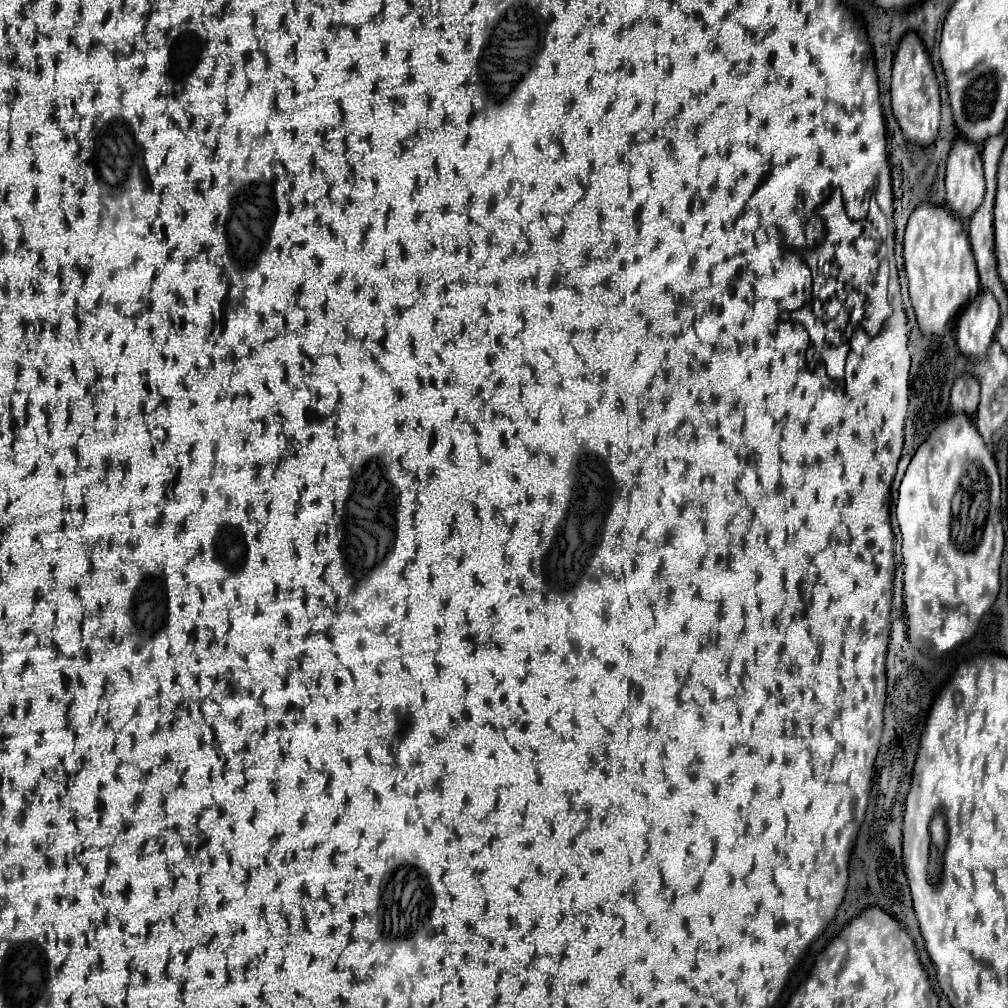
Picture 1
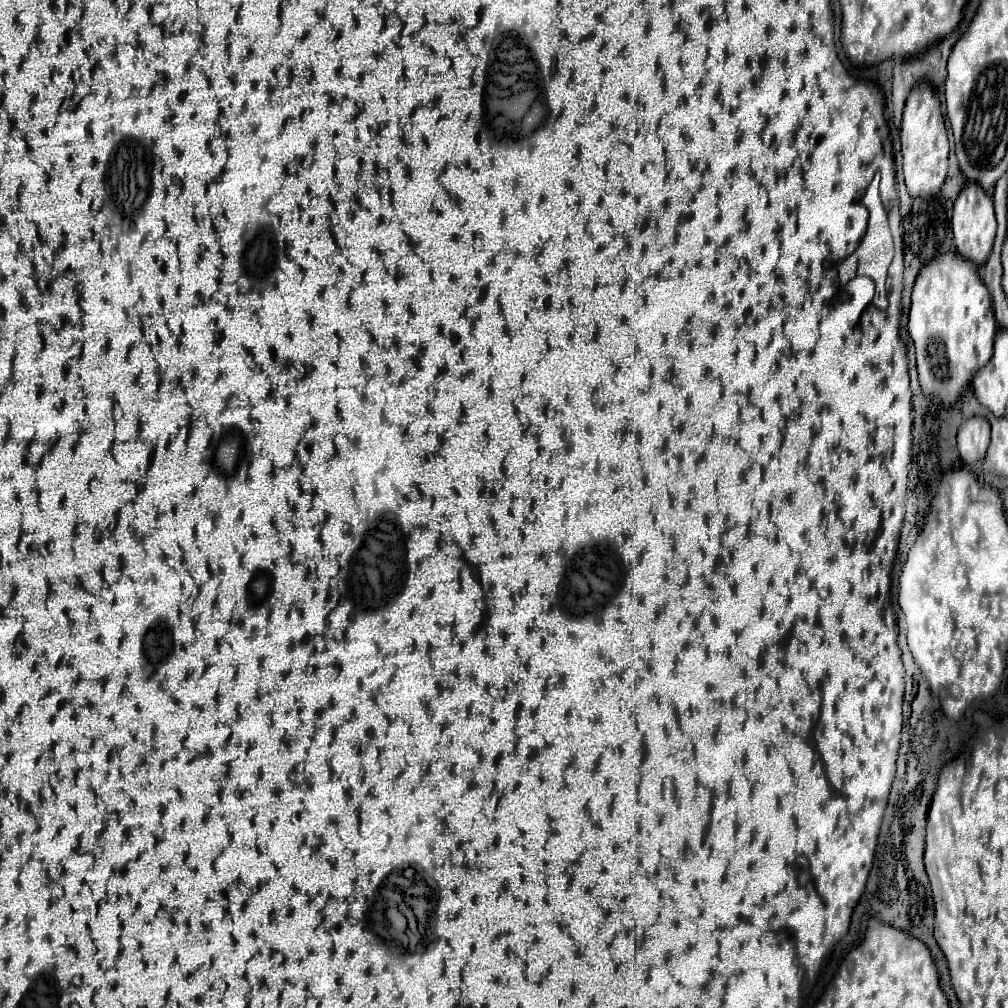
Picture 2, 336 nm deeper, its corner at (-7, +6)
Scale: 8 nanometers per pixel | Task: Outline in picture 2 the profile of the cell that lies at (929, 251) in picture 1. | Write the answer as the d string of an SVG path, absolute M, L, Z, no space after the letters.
M945 252L921 268L911 300L909 336L915 344L921 388L925 394L937 394L943 404L953 406L973 374L991 358L997 332L991 294L973 262L957 252Z

